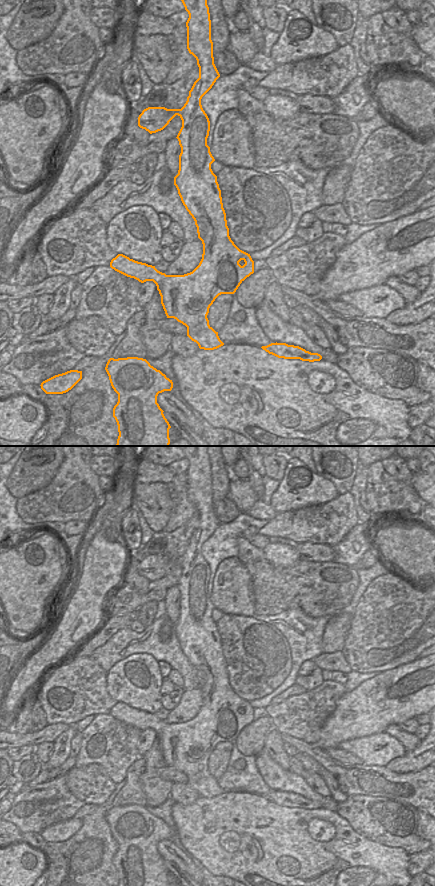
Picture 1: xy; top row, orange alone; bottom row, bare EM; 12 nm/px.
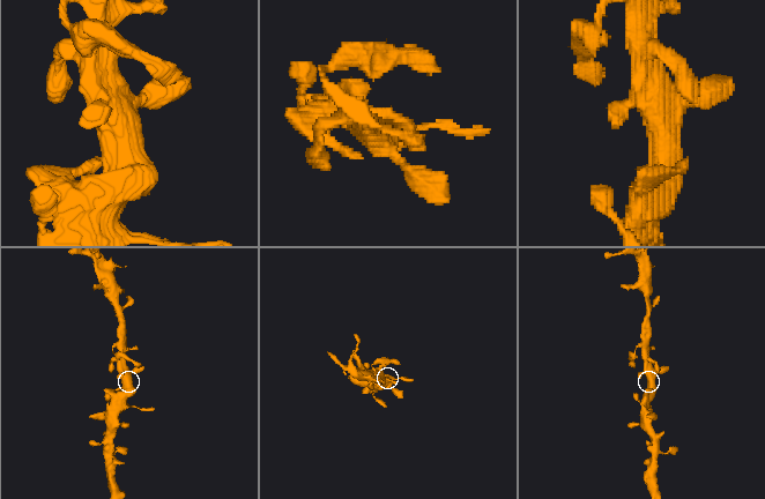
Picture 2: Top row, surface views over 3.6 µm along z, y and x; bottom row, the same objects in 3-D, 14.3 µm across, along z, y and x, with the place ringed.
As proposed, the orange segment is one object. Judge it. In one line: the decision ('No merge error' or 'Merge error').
No merge error

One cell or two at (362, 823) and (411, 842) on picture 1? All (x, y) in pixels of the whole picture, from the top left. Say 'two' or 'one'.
one

